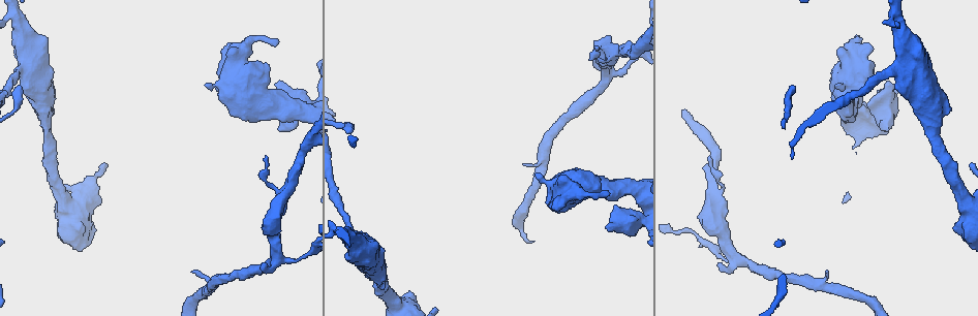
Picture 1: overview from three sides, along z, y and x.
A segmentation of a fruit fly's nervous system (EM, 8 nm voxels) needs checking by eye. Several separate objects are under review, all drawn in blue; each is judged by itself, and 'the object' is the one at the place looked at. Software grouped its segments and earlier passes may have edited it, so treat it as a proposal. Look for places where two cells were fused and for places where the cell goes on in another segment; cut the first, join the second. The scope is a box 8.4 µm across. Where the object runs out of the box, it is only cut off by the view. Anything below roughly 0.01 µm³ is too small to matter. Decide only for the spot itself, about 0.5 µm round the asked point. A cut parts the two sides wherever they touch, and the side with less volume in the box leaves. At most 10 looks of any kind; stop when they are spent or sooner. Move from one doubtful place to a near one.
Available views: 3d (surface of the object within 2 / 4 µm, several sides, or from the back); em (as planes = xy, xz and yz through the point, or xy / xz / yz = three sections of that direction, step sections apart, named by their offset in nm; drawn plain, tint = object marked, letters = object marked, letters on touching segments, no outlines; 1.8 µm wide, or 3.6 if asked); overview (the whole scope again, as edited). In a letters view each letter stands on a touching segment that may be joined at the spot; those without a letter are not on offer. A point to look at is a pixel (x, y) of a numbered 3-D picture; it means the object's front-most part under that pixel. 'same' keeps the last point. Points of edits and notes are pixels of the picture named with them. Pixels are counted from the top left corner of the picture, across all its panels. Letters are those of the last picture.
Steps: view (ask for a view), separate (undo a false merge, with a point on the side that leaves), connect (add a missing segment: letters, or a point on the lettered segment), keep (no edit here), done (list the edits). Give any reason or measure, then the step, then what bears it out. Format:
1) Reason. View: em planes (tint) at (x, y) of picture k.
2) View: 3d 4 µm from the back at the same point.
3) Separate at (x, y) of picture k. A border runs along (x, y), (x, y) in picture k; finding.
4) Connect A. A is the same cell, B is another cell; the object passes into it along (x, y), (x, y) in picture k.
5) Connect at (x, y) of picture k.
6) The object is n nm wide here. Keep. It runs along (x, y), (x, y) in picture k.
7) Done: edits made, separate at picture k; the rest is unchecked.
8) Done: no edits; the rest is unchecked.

Sharp bend. View: em yz step 8 (letters) at (609, 51) of picture 1.

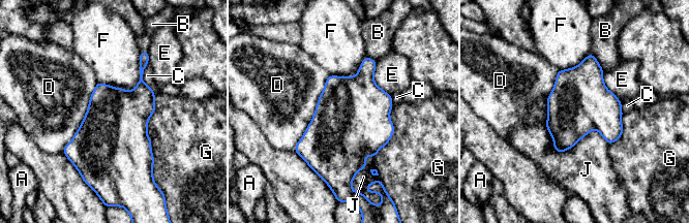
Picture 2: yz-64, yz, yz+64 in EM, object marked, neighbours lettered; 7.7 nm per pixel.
The longest contact is with D, 650 nm. Keep. A, B, C, D, E, F, G and J are other cells; a border runs along (141, 52), (131, 90), (97, 82) in picture 2; one cell here.

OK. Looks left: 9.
An open end. View: em 3.6 µm planes (letters) at (523, 165) of picture 1.

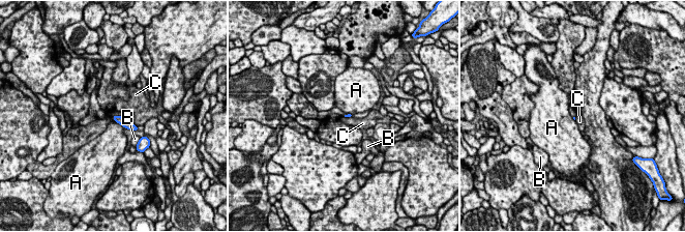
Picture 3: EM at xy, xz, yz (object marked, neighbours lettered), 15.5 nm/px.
Keep. A, B and C are other cells; a border runs along (132, 123), (137, 126) in picture 3; none of them fits.

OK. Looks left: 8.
Stops while still wide. View: em planes (letters) at (888, 131) of picture 1.

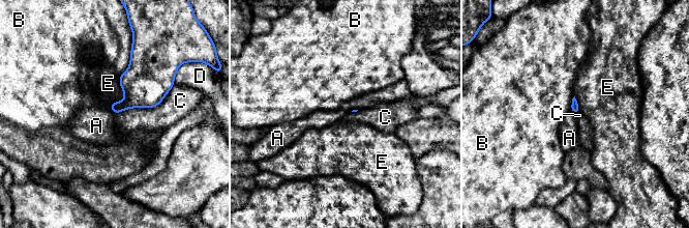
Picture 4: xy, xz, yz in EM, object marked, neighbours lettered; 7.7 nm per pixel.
Keep. A, B, C, D and E are other cells; a border runs along (174, 84), (153, 107), (114, 113) in picture 4; none of them fits.

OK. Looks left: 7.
Done: no edits; the rest is unchecked.

